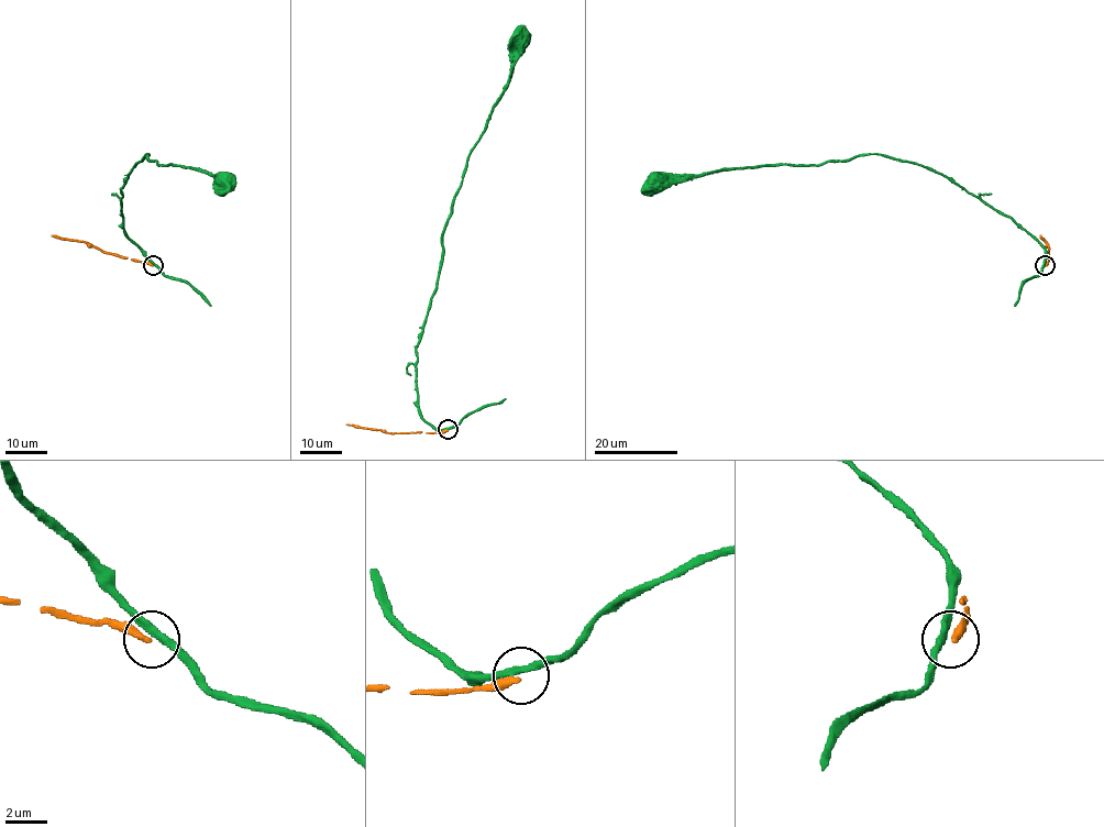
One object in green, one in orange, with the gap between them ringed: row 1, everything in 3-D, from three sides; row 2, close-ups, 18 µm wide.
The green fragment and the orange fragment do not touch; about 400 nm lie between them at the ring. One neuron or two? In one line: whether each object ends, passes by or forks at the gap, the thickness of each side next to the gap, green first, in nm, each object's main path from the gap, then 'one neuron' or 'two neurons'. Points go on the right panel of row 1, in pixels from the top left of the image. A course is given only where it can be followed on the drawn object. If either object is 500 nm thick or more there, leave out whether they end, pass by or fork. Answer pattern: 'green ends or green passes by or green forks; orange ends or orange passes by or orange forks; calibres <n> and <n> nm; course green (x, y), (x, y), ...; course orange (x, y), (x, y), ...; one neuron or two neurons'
green passes by; orange ends; calibres 320 and 280 nm; course green (1045, 264), (1044, 247), (1009, 217), (944, 175), (880, 154), (818, 165), (668, 174), (657, 180); course orange (1046, 265), (1049, 247), (1039, 235); two neurons

